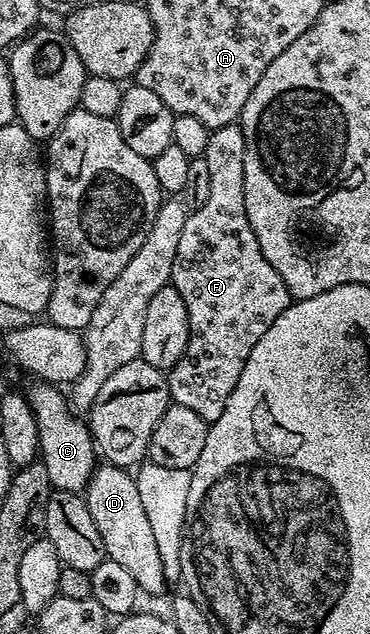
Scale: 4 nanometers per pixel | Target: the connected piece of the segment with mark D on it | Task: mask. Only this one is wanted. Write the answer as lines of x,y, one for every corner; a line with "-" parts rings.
103,463
95,469
95,472
86,484
84,499
88,506
88,514
92,514
92,522
96,522
96,530
100,530
100,538
104,542
104,550
112,562
124,566
136,578
139,589
150,596
158,596
168,587
168,581
164,574
164,562
160,562
160,549
156,547
156,538
152,526
148,523
148,513
144,511
144,505
140,499
140,484
130,477
131,473
124,468
118,468
114,464

